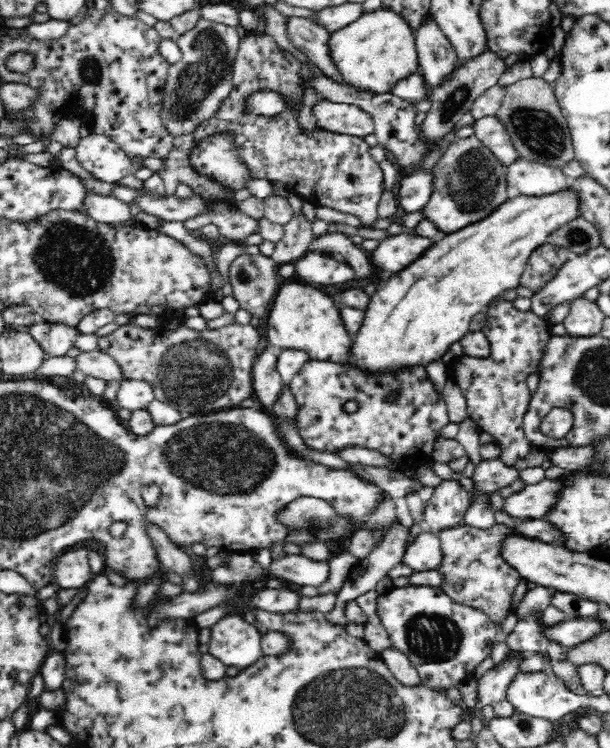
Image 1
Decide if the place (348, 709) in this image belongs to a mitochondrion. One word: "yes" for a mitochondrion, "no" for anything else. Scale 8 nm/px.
yes

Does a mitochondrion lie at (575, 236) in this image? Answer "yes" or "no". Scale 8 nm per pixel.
yes

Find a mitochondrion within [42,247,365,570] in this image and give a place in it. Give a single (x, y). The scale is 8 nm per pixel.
(226, 457)

